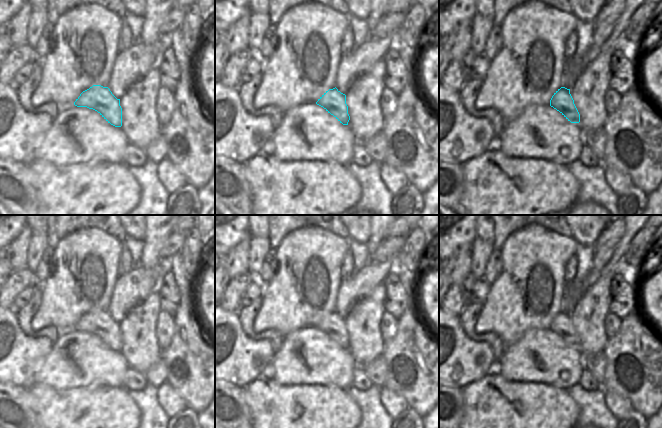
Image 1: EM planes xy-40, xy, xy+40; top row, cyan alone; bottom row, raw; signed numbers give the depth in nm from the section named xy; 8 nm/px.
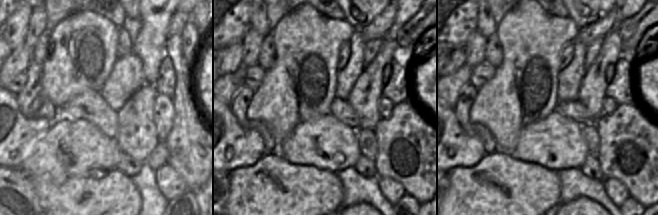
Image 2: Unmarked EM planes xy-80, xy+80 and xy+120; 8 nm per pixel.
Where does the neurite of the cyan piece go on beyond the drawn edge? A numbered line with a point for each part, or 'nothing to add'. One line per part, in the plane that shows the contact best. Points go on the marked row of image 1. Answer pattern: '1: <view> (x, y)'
nothing to add

